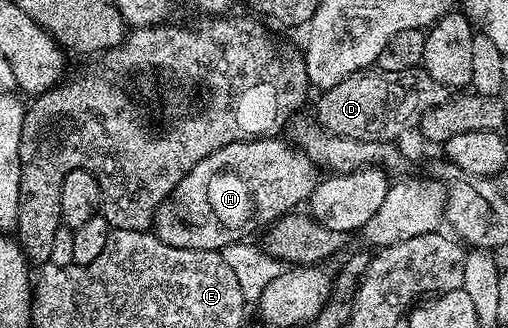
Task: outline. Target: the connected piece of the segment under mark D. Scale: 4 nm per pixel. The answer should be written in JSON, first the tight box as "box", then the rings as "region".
{"box":[314,66,448,142],"region":[[[419,66],[399,72],[354,72],[344,78],[344,82],[336,82],[336,86],[325,89],[319,96],[322,97],[314,108],[314,116],[319,126],[326,131],[323,133],[339,140],[394,142],[413,124],[415,127],[427,110],[443,104],[448,98],[448,89]]]}

